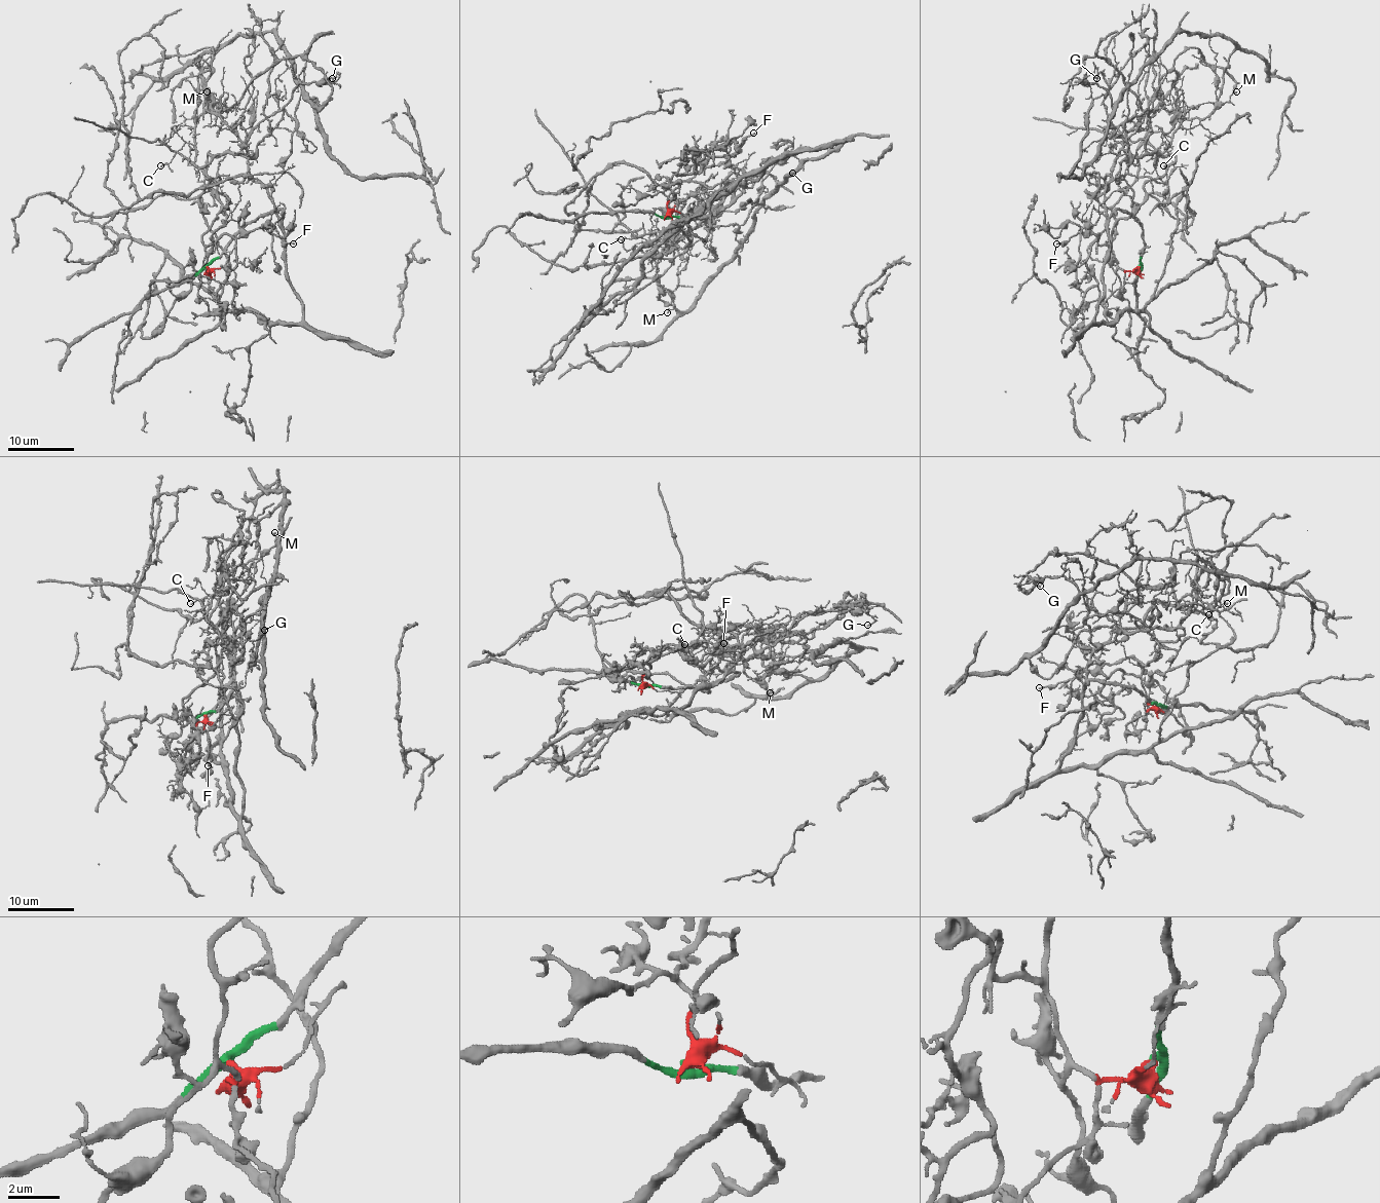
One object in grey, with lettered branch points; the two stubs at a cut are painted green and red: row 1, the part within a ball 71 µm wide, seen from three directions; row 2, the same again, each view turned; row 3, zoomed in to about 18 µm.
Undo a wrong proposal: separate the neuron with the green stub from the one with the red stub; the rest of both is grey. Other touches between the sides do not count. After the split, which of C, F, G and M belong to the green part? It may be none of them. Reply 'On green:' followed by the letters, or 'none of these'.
On green: none of these

